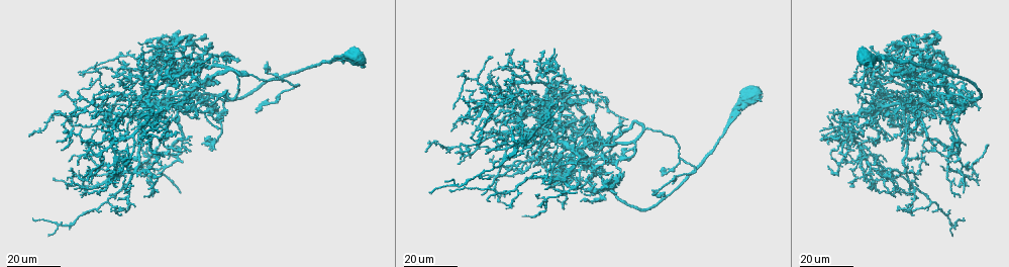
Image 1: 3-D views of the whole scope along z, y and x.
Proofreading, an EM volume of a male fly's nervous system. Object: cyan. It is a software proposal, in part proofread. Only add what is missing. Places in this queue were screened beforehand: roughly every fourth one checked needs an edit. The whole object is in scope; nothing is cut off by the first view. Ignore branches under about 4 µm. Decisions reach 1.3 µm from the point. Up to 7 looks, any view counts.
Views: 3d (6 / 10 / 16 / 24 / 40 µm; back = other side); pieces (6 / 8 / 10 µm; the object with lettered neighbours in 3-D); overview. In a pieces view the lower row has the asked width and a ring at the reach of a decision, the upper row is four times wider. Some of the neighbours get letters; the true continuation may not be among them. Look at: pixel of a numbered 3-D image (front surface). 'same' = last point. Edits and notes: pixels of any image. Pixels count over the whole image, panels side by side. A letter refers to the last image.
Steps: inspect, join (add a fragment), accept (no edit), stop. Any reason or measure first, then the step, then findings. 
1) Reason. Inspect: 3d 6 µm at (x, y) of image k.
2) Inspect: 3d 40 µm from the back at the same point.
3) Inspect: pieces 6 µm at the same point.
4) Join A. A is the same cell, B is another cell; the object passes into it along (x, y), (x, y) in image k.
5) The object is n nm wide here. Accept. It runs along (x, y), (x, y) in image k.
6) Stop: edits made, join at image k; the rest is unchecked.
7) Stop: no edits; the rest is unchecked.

Tapers out. Inspect: 3d 24 µm at (897, 138) of image 1.

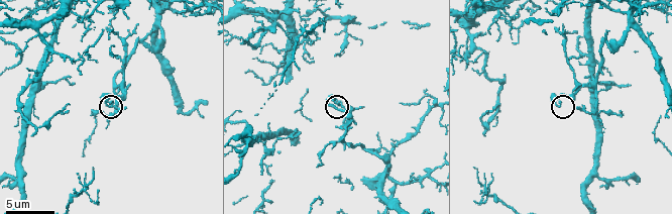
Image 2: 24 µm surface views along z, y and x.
Zoom in. Inspect: 3d 6 µm at (558, 102) of image 2.

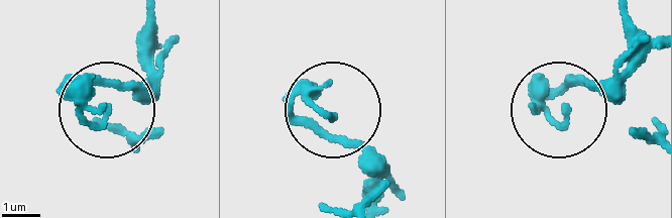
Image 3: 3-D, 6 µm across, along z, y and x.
Inspect: pieces 10 µm at (334, 118) of image 3.

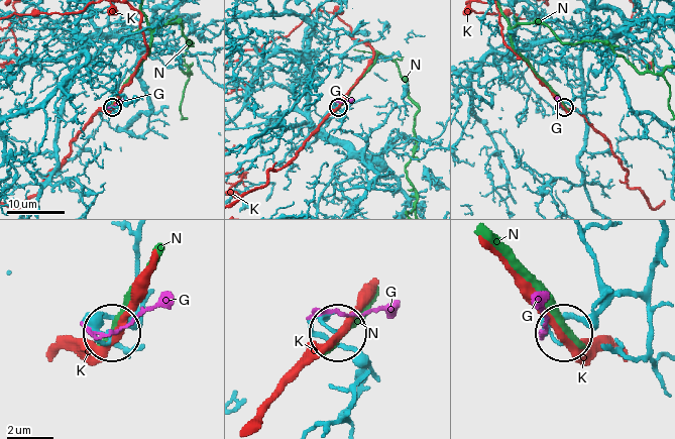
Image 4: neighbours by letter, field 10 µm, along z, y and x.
The object is 150 nm wide here. Accept. G, K and N are other cells; none of them fits.

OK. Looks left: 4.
End of a long branch. Inspect: pieces 8 µm at (557, 29) of image 2.

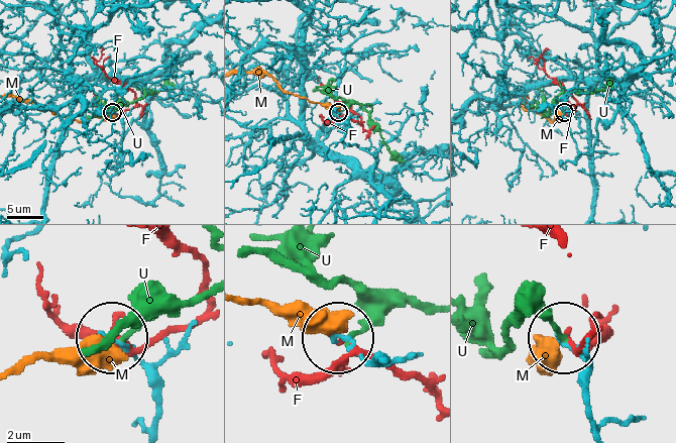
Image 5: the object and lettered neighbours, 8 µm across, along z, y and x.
Accept. F, M and U are other cells; it runs along (598, 434), (586, 368), (562, 342) in image 5; none of them fits.

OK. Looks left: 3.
Branch stops here. Inspect: 3d 24 µm at (582, 183) of image 1.

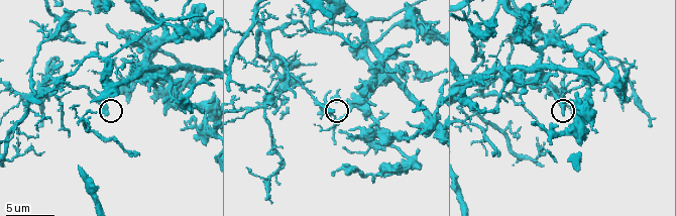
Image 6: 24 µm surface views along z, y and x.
Inspect: pieces 6 µm at (108, 113) of image 6.

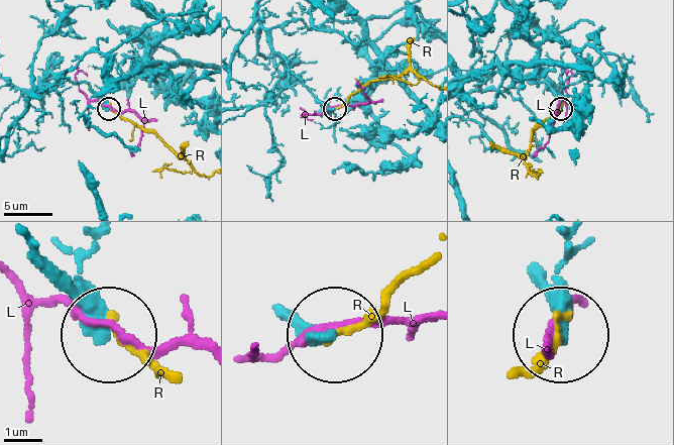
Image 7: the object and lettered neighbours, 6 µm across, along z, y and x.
The object is 380 nm wide here. Accept. L and R are other cells; it runs along (284, 307), (329, 332) in image 7; none of them fits.

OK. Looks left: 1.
Stop: no edits; the rest is unchecked.

